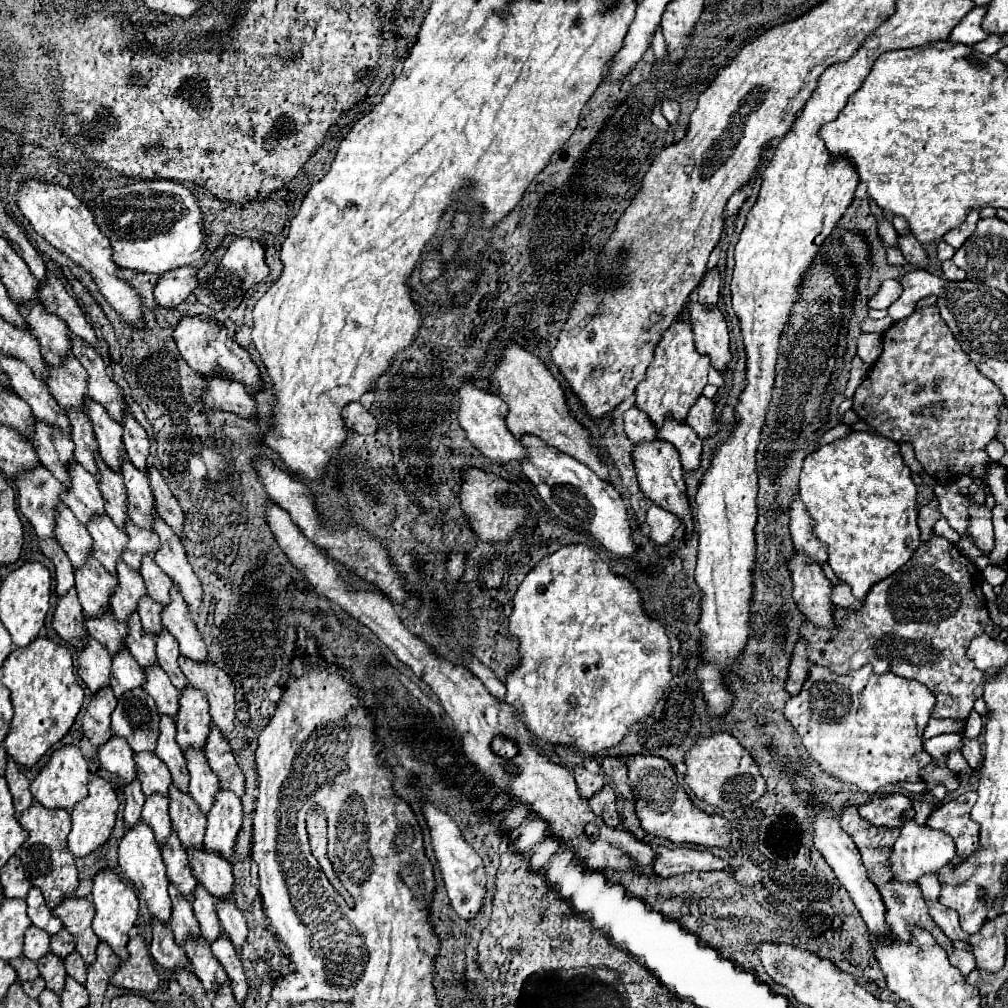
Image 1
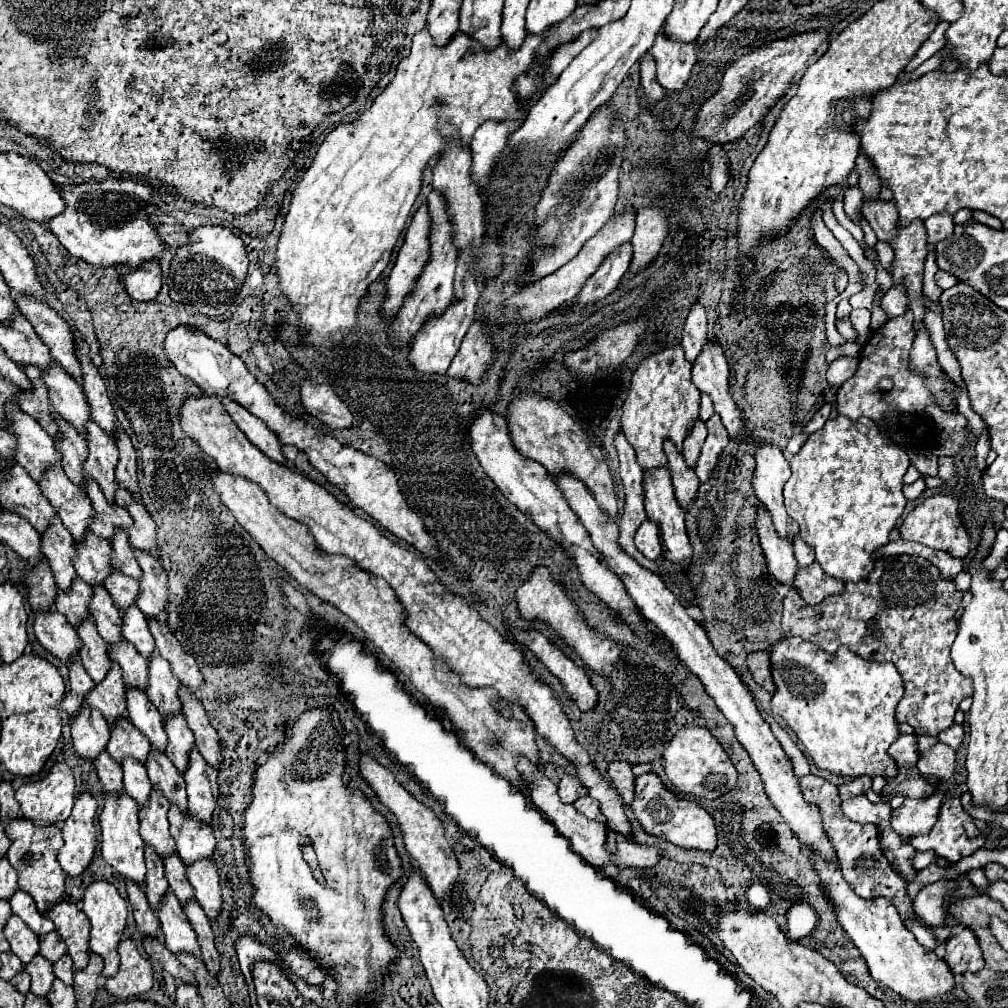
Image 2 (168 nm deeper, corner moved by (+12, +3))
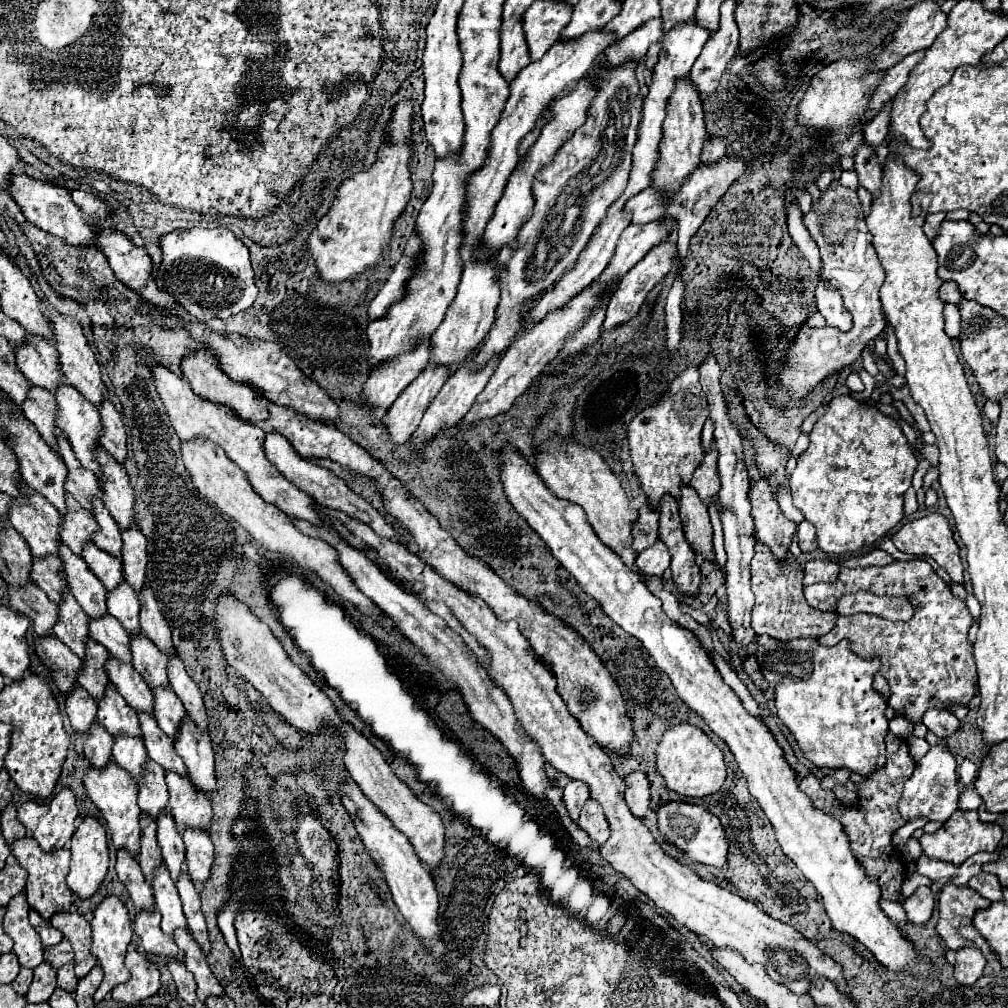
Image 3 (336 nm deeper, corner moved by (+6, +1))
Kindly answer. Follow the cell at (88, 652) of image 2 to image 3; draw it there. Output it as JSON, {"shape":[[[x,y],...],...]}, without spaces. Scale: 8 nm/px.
{"shape":[[[63,593],[63,603],[59,605],[59,623],[55,625],[53,633],[81,659],[85,659],[85,649],[87,649],[87,641],[89,641],[89,633],[87,633],[87,621],[91,621],[91,617],[87,613],[83,613],[83,609],[79,607],[79,603],[75,601],[75,597],[71,597],[71,593]]]}

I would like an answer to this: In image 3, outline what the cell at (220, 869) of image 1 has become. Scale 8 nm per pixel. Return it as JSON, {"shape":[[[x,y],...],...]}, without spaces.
{"shape":[[[167,773],[169,807],[179,829],[203,829],[211,827],[211,803],[205,795],[197,793],[189,777]]]}

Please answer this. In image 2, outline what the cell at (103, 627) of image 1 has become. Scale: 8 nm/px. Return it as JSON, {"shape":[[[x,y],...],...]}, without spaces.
{"shape":[[[79,575],[73,577],[69,591],[59,591],[55,597],[55,609],[63,613],[73,627],[81,623],[81,619],[89,619],[89,595],[93,595],[91,585],[87,585]]]}

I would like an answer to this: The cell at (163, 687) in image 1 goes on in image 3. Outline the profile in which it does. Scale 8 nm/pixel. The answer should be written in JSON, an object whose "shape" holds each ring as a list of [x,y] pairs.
{"shape":[[[105,615],[101,619],[91,619],[89,635],[91,639],[105,645],[113,657],[131,663],[131,637],[119,625],[119,621],[115,621],[115,617]]]}

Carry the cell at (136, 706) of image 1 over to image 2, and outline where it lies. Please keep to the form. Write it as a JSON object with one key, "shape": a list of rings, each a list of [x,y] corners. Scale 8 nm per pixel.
{"shape":[[[111,661],[111,667],[101,683],[97,683],[87,695],[85,703],[99,709],[109,723],[127,715],[125,711],[125,683],[121,679],[121,667]]]}

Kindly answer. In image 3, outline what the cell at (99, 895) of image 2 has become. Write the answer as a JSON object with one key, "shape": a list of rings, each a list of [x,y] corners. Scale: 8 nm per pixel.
{"shape":[[[109,895],[105,897],[99,907],[93,911],[93,919],[91,919],[91,929],[93,929],[93,945],[91,945],[91,953],[99,959],[99,965],[103,967],[105,971],[105,977],[97,989],[97,993],[93,995],[95,1001],[101,1001],[115,985],[119,983],[125,983],[129,979],[129,969],[125,967],[123,959],[125,959],[125,953],[127,953],[127,947],[131,943],[131,935],[133,935],[133,929],[131,929],[131,915],[129,915],[129,909],[121,903],[119,897],[115,895]]]}

